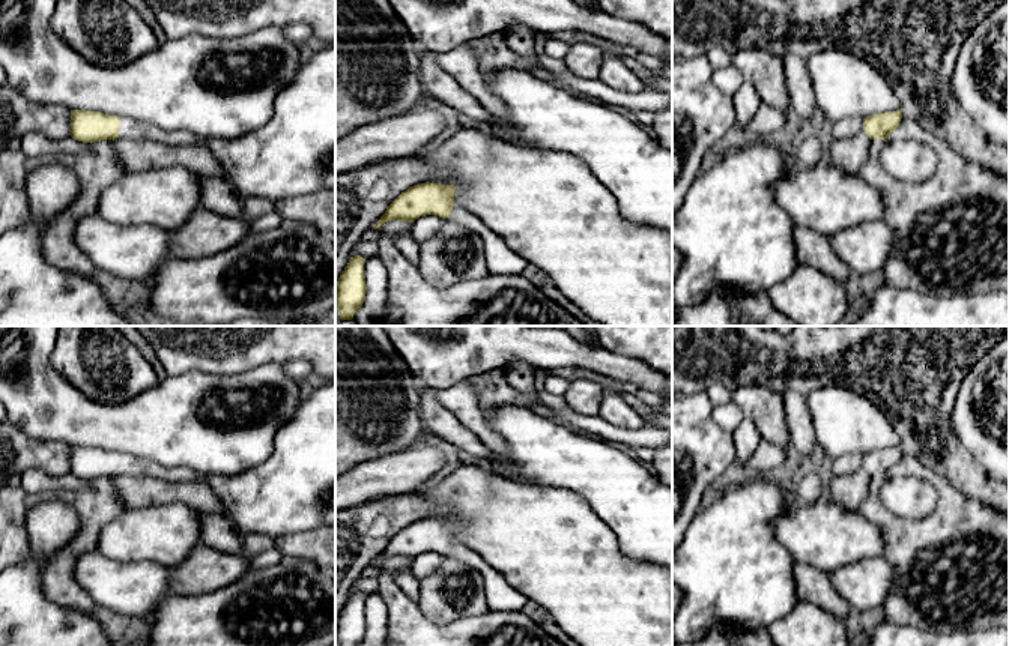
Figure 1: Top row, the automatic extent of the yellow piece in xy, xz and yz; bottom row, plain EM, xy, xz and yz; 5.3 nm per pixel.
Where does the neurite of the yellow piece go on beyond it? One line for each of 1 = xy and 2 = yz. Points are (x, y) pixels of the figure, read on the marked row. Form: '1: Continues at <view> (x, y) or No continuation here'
1: Continues at xy (293, 153)
2: No continuation here

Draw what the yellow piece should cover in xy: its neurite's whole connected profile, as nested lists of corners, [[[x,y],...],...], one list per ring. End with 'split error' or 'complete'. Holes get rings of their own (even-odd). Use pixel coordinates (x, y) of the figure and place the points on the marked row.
[[[335,42],[316,45],[299,68],[295,78],[286,84],[274,101],[274,114],[266,125],[232,140],[205,140],[186,131],[161,131],[144,122],[108,116],[99,111],[71,110],[69,135],[83,143],[101,140],[156,140],[167,146],[201,144],[218,159],[224,170],[224,180],[232,191],[245,201],[250,197],[278,201],[289,197],[314,194],[335,186]]] | split error

